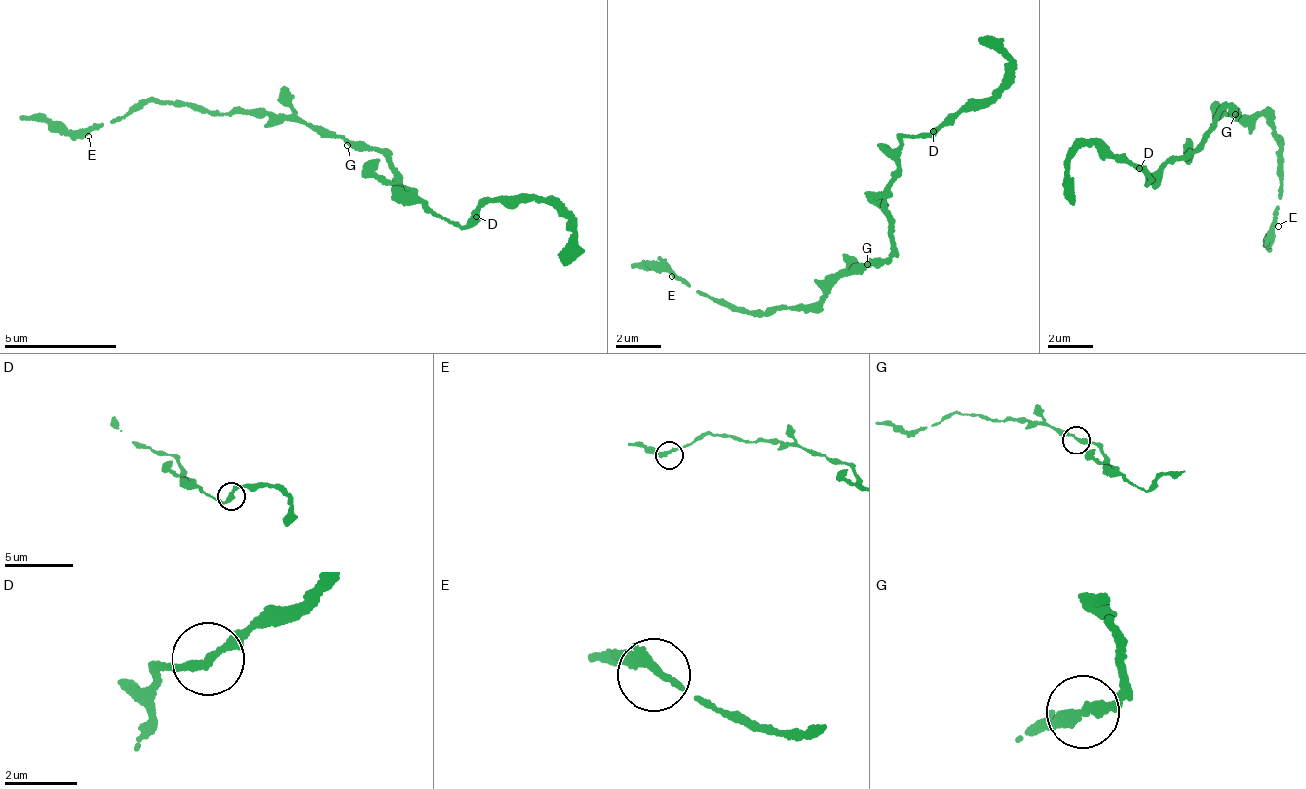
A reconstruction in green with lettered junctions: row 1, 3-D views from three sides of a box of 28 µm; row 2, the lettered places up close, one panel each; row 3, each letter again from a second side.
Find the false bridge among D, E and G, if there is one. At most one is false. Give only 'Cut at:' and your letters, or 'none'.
Cut at: none

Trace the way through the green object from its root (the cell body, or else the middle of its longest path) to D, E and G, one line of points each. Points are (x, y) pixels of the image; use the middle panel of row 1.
D: (887, 256), (893, 244), (888, 238), (889, 217), (881, 210), (896, 156), (906, 135), (921, 138), (931, 130)
E: (887, 256), (825, 281), (817, 302), (759, 316), (739, 308), (729, 311), (672, 276)
G: (887, 256), (867, 264)

